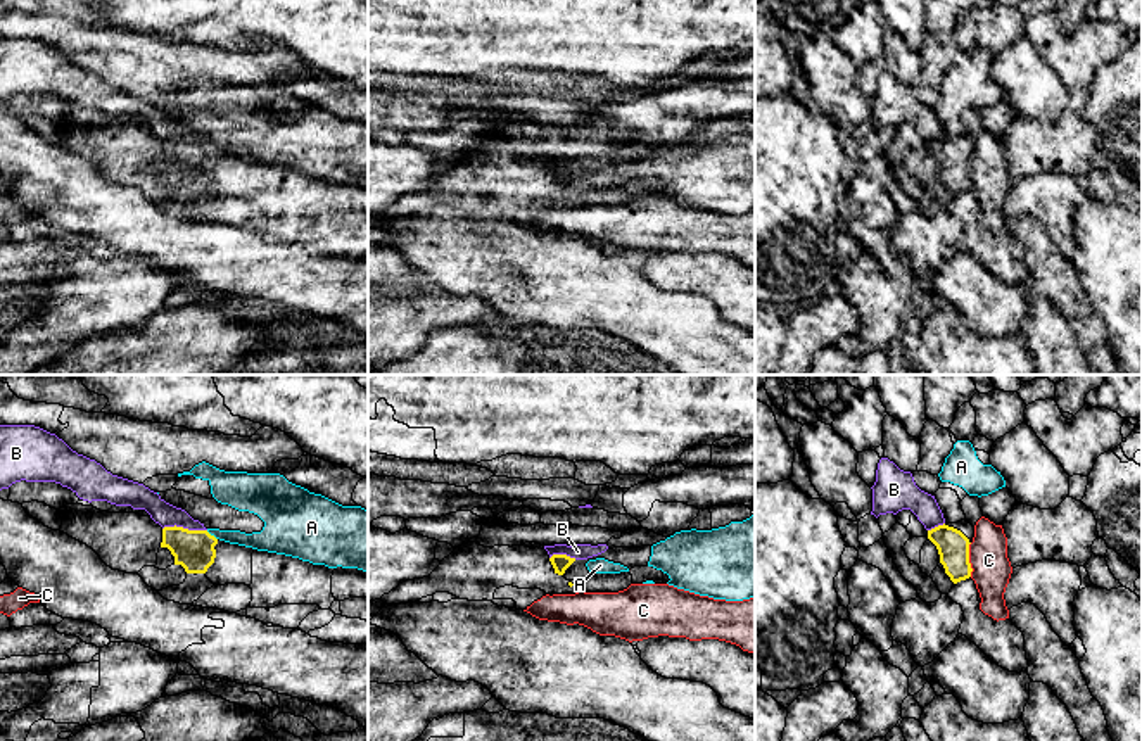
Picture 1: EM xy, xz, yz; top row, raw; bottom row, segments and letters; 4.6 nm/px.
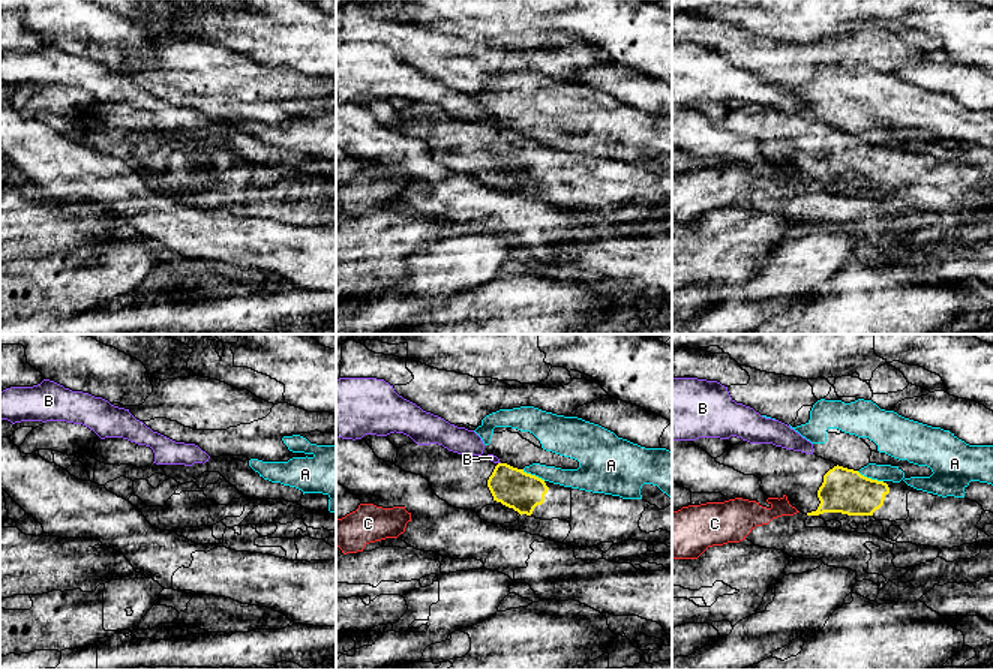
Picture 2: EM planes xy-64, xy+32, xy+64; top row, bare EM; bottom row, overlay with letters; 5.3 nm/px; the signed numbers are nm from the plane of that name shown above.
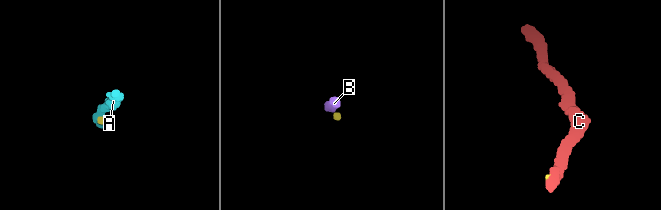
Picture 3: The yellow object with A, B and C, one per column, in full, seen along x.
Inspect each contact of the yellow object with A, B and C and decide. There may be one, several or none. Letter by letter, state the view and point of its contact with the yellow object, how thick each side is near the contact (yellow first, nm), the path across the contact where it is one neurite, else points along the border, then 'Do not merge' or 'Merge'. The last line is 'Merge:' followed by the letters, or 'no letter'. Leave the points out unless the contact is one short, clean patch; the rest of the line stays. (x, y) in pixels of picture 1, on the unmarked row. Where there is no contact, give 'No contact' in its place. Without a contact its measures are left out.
A: Touches yellow at xy (209, 147). Thickness 190 nm (yellow) against 180 nm. Boundary: xy (206, 144), (216, 152). Do not merge
B: Touches yellow at xy (185, 142). Thickness 190 nm (yellow) against 110 nm. Boundary: xy (163, 140), (175, 139), (206, 144). Do not merge
C: Touches yellow at yz (968, 173). Thickness 150 nm (yellow) against 180 nm. Boundary: yz (971, 156), (970, 189). Do not merge
Merge: no letter

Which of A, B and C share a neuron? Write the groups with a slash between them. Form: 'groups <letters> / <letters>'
groups A / B / C

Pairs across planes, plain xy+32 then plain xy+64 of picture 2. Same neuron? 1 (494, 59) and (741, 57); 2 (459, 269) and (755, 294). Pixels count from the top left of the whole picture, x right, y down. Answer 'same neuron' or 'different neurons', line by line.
1: same neuron
2: same neuron

